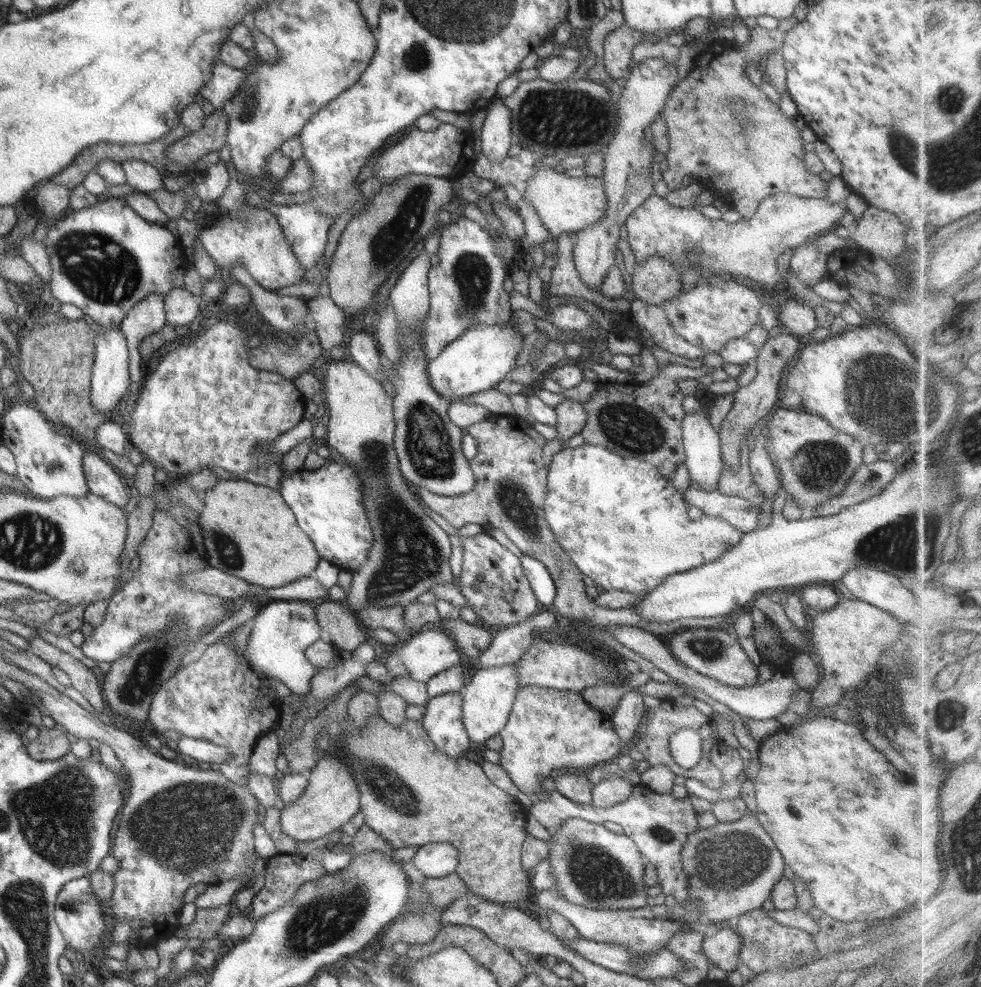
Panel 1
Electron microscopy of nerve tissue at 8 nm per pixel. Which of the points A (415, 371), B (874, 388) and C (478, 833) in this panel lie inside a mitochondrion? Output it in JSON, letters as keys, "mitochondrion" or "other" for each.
{"A":"other","B":"mitochondrion","C":"other"}

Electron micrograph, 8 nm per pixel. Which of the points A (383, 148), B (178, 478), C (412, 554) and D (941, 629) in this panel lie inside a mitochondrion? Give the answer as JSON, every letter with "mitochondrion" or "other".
{"A":"other","B":"other","C":"mitochondrion","D":"other"}

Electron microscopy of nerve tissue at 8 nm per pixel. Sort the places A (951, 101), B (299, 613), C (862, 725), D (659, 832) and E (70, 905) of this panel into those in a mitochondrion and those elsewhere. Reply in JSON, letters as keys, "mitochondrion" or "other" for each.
{"A":"mitochondrion","B":"mitochondrion","C":"other","D":"mitochondrion","E":"mitochondrion"}

